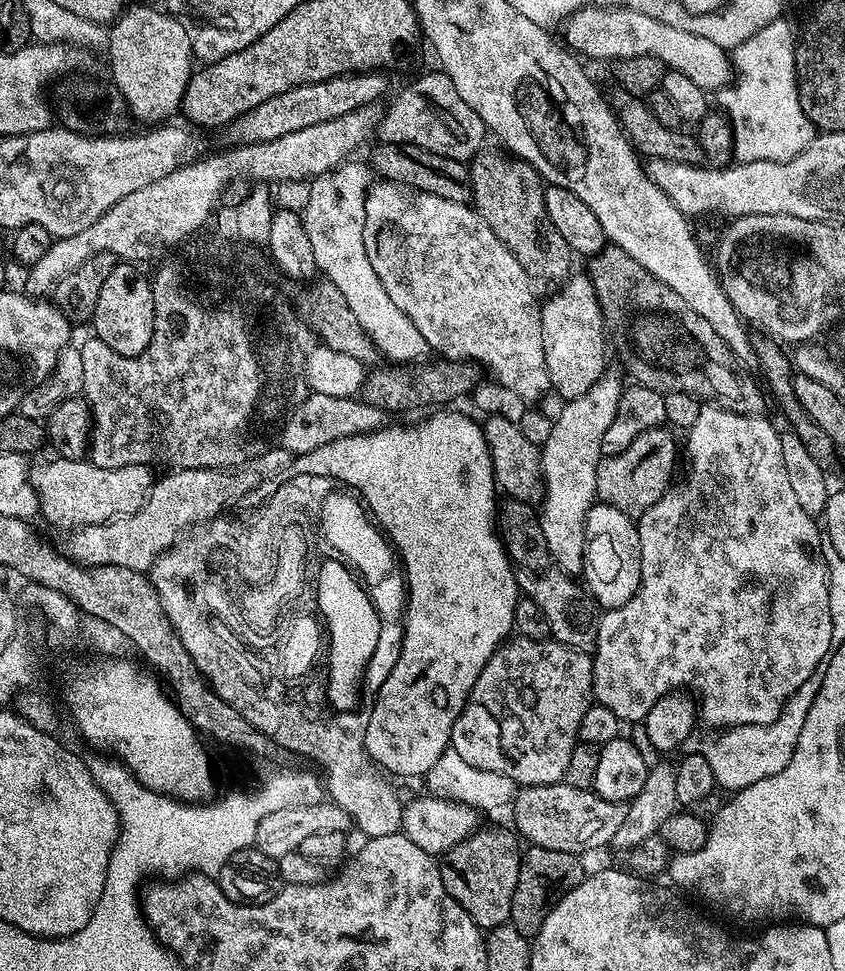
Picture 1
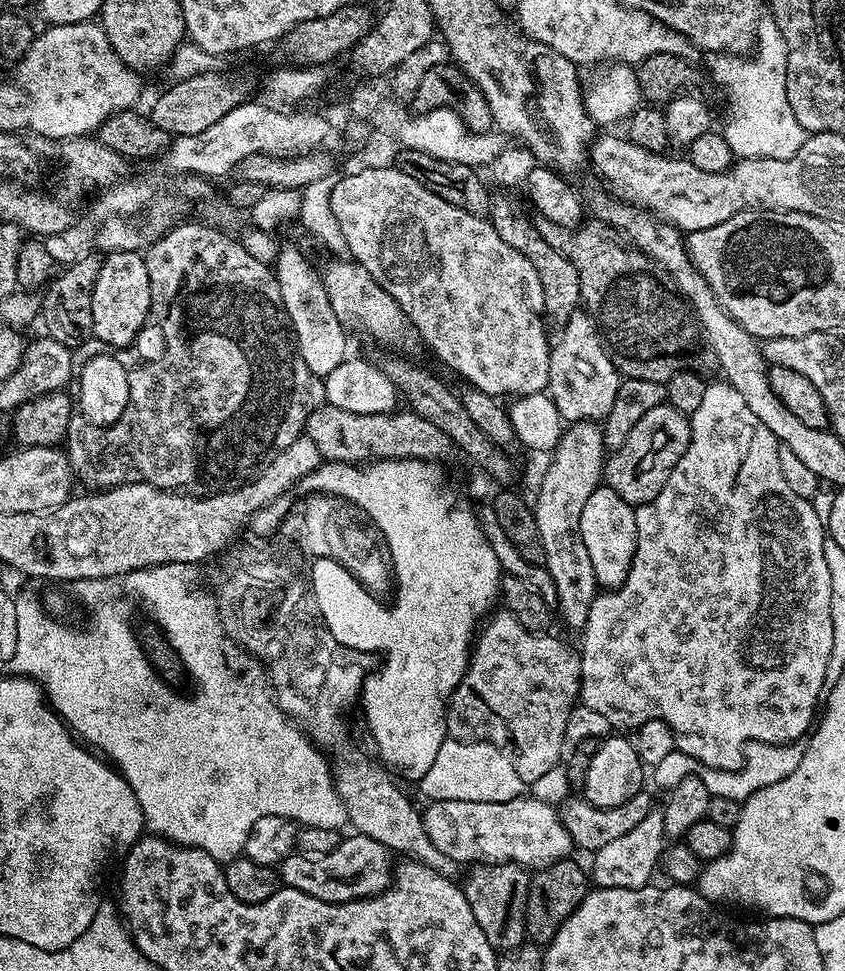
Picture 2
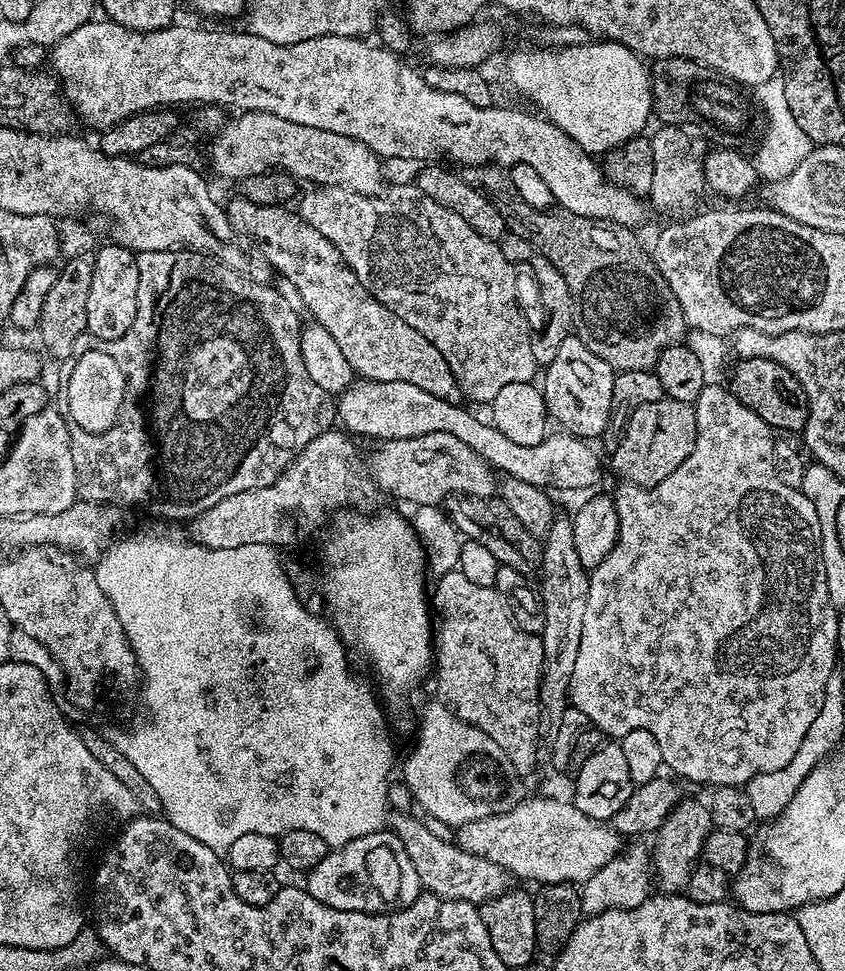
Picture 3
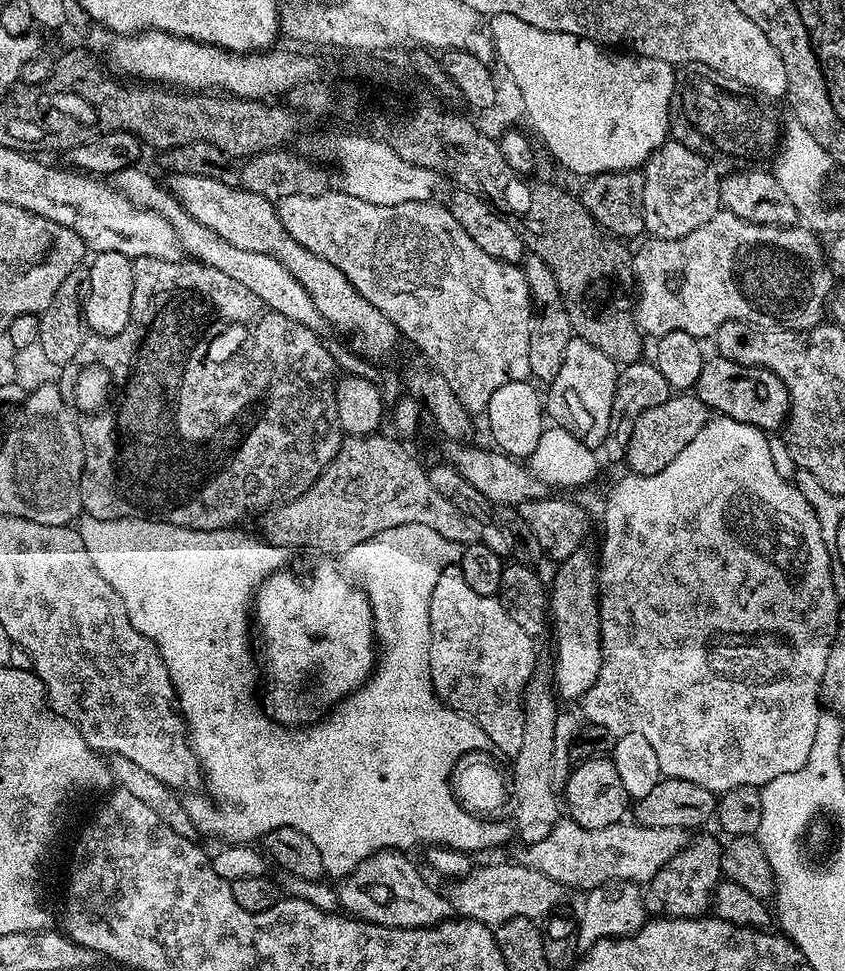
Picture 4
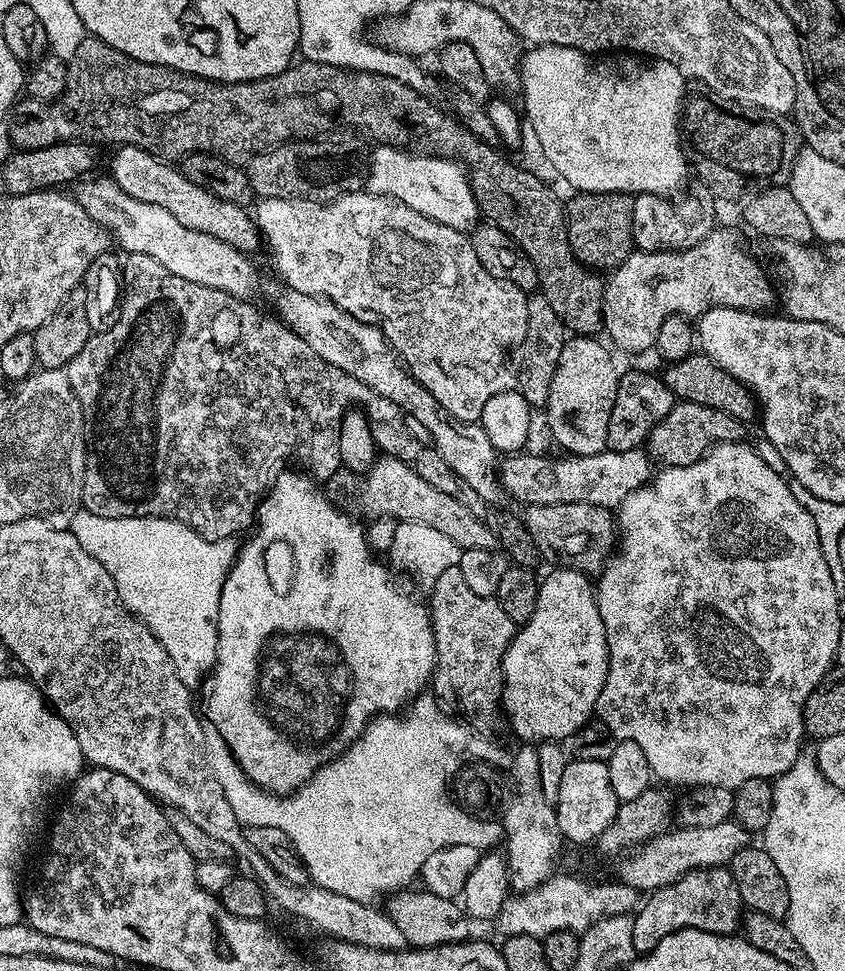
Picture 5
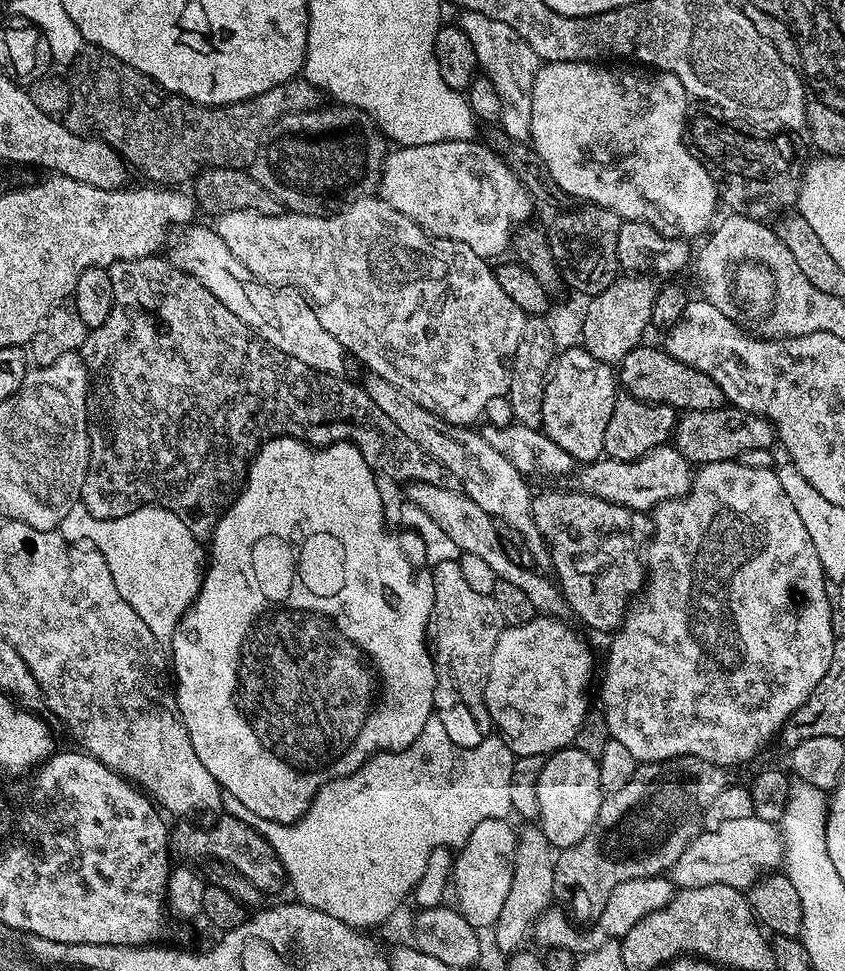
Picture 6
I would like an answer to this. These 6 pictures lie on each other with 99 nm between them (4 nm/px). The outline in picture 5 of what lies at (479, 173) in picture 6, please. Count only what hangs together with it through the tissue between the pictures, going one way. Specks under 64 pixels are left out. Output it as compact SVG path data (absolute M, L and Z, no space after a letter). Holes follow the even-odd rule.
M391 146L373 149L366 181L367 191L373 196L383 196L397 204L410 206L410 210L418 210L418 214L426 214L426 218L451 228L468 230L481 219L482 209L478 197L472 193L463 164L447 156L421 156L419 152Z

